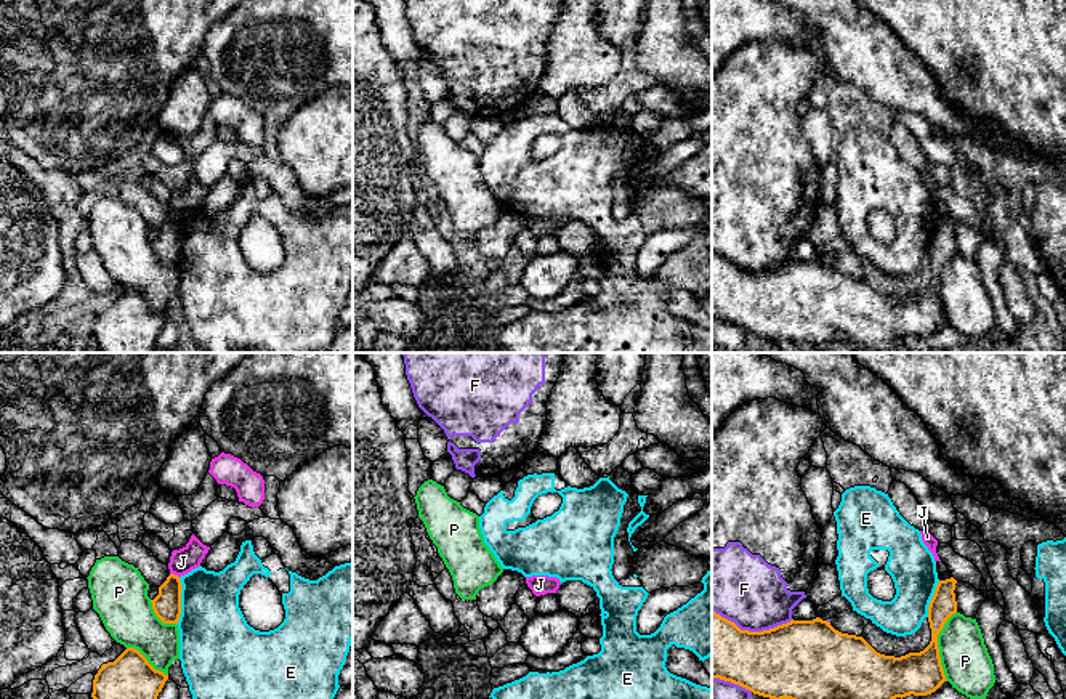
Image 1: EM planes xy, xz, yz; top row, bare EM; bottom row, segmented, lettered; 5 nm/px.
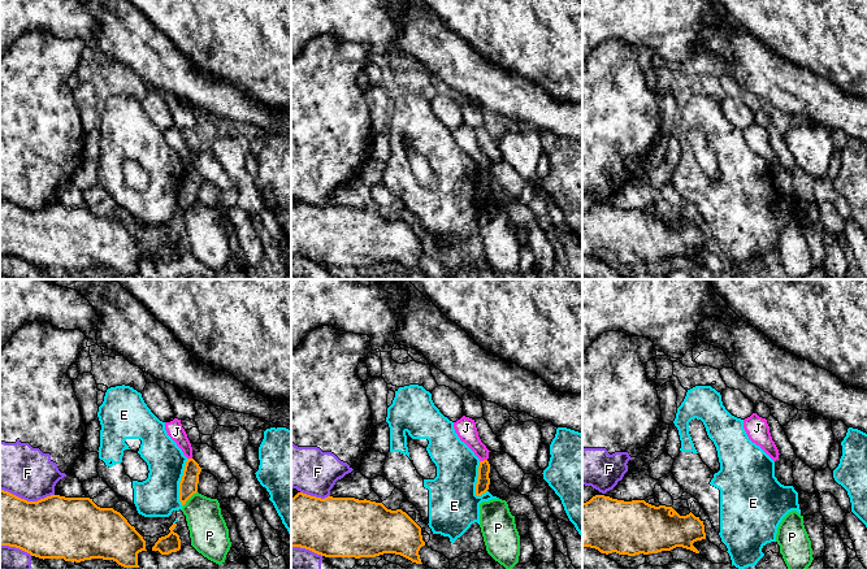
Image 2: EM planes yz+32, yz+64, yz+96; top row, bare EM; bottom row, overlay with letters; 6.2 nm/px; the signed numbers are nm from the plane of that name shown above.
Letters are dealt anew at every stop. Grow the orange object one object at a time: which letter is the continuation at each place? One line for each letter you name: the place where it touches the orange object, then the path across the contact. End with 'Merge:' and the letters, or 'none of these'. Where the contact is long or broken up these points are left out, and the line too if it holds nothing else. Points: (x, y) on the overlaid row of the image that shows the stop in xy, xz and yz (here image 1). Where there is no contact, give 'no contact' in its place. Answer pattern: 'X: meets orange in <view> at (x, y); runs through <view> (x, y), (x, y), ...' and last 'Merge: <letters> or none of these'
Merge: none of these

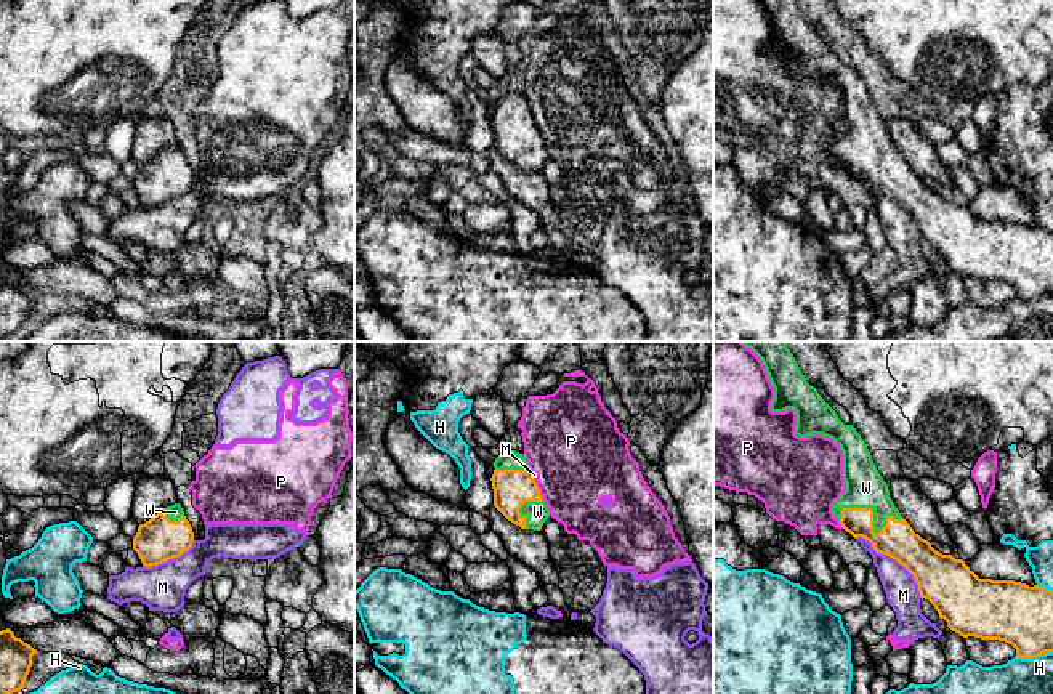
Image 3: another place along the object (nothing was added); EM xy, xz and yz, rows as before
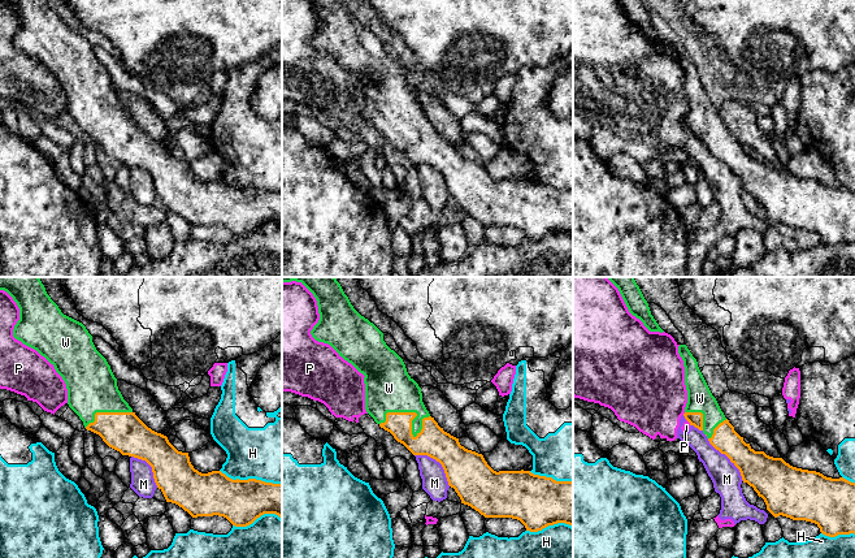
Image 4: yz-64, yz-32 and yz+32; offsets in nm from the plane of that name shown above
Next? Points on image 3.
W: meets orange in yz at (872, 521)
Merge: W

